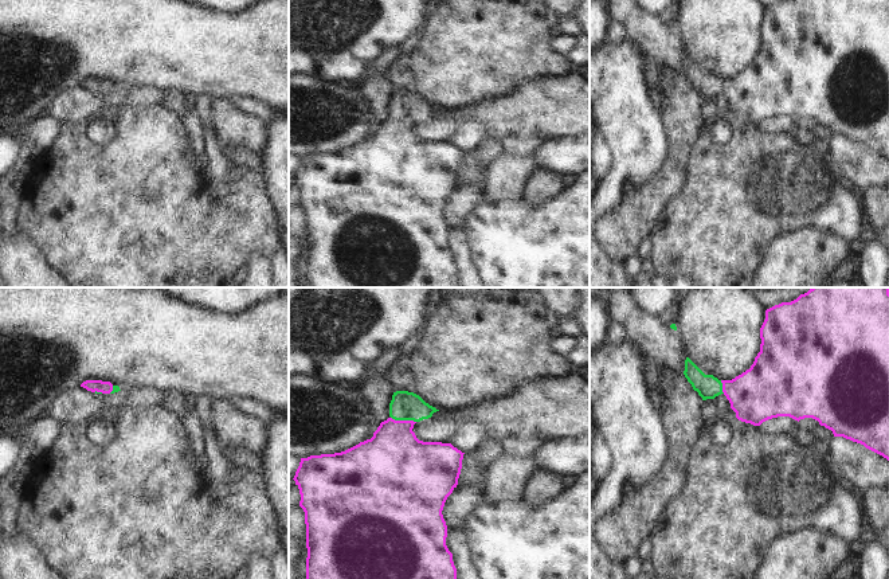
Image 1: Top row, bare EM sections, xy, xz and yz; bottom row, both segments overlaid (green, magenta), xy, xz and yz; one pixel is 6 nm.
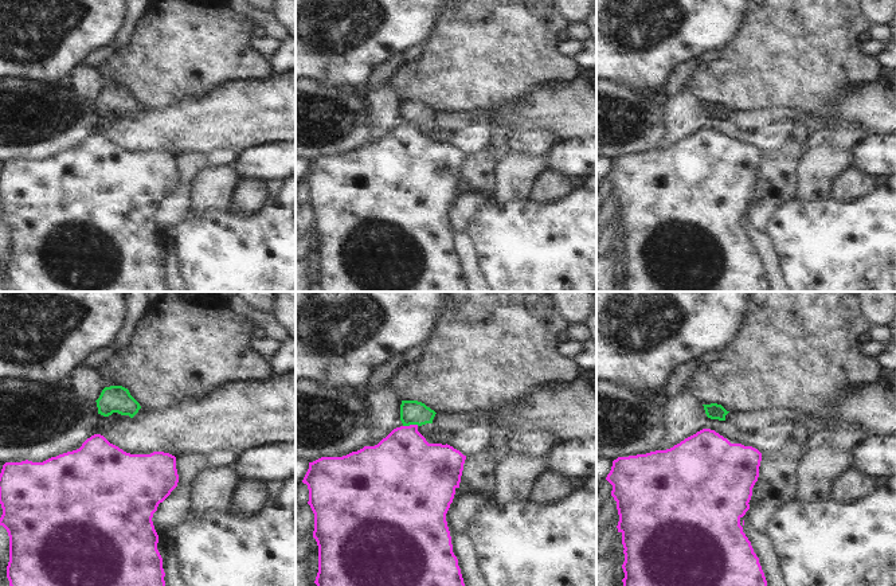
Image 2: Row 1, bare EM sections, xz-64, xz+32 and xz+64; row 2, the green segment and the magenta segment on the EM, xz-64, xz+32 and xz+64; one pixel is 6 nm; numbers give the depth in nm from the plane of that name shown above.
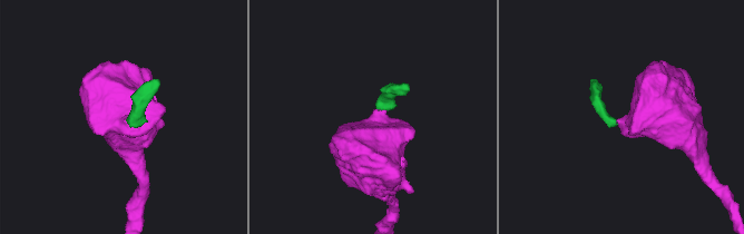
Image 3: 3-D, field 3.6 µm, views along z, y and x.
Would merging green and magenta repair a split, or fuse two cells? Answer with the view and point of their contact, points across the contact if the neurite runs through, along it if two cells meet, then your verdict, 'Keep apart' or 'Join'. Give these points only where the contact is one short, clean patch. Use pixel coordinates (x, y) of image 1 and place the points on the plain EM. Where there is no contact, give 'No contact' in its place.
Touches green at xz (403, 118). Path across: xz (404, 105), (403, 118), (394, 136), (394, 159). Join

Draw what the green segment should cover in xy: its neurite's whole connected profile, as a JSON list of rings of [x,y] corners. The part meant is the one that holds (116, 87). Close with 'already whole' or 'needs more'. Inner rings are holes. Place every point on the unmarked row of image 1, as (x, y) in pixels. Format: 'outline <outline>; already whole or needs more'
outline [[[86,79],[81,86],[95,93],[114,93],[121,90],[118,85],[113,85],[110,81],[102,79]]]; needs more

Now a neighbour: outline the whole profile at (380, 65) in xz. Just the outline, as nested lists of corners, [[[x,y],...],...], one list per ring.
[[[399,46],[384,48],[376,58],[365,66],[368,74],[387,74],[391,64],[400,56]]]

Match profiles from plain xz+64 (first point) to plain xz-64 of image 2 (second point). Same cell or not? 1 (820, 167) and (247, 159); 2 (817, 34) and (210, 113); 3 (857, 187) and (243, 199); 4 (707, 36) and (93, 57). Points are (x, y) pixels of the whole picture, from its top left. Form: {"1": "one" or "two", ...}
{"1": "two", "2": "two", "3": "one", "4": "two"}

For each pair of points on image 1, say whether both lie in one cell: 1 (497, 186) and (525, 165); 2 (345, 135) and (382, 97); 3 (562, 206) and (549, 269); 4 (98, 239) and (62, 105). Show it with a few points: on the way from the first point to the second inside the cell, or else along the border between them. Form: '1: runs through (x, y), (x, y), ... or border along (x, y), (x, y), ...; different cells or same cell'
1: runs through (504, 180), (519, 168); same cell
2: border along (357, 83), (368, 112), (379, 124); different cells
3: runs through (562, 222), (562, 253); same cell
4: border along (96, 110), (78, 121), (63, 121), (61, 124); different cells

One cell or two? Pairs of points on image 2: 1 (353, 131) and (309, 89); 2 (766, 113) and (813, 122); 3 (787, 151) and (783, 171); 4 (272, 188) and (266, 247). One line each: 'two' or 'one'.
1: one
2: one
3: one
4: two

